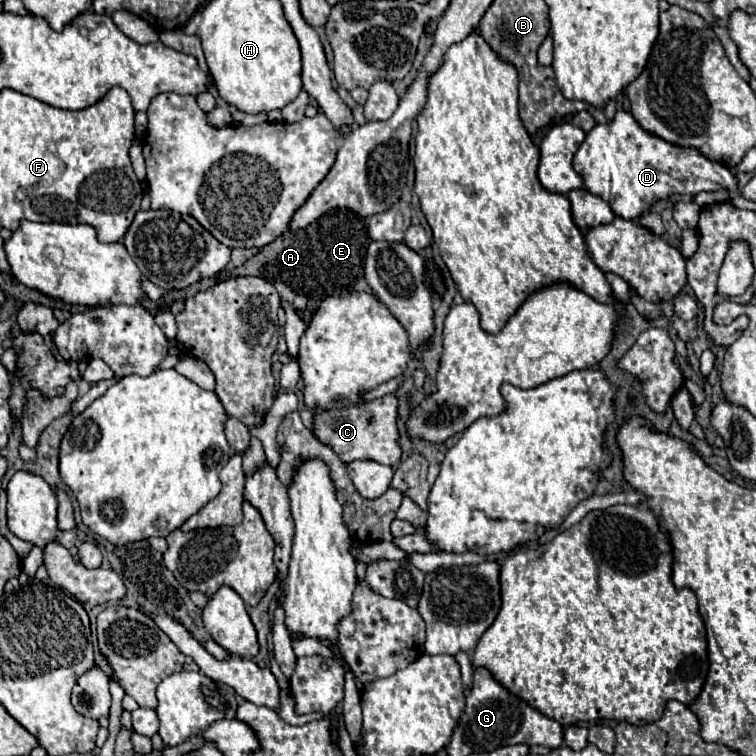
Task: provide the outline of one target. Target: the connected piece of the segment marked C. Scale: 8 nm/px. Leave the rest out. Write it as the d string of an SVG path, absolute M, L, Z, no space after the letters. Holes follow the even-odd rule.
M384 395L380 399L366 401L352 409L334 409L328 413L316 411L314 435L324 445L332 447L344 463L352 463L358 459L372 459L382 465L396 465L402 457L400 435L398 435L398 425L396 425L398 403L400 403L400 399L396 395ZM368 417L372 419L370 423L368 423Z

